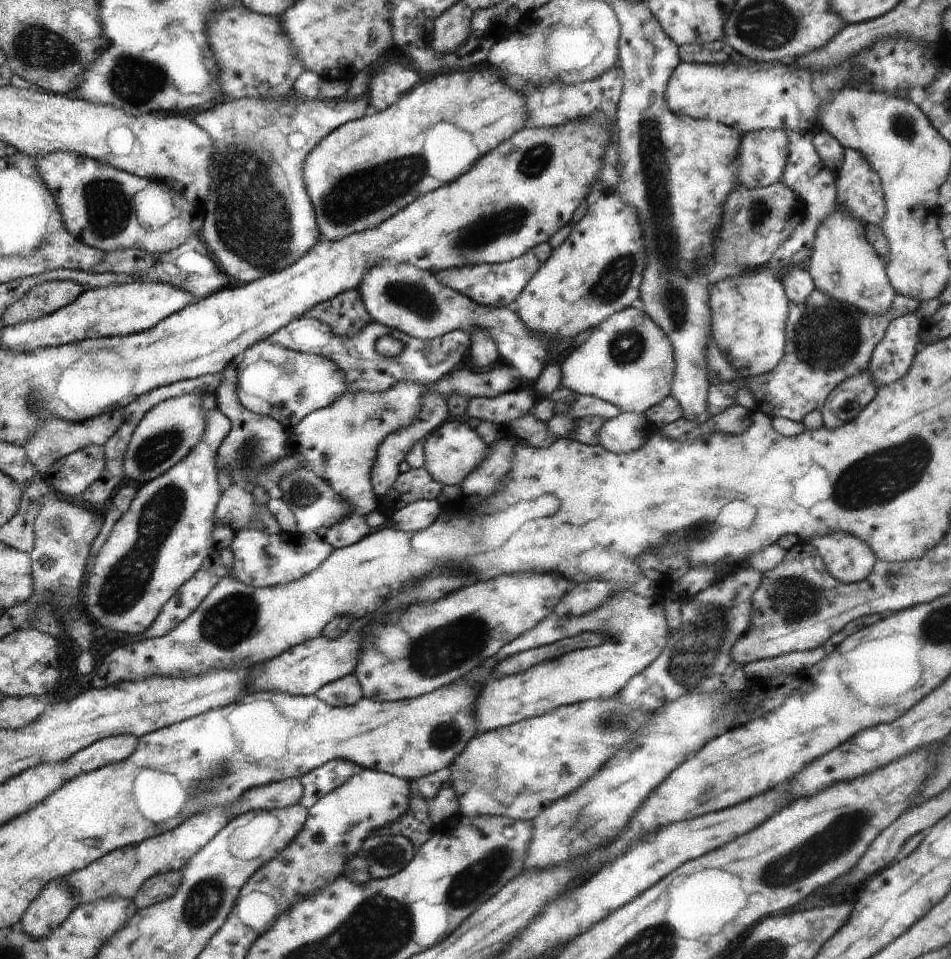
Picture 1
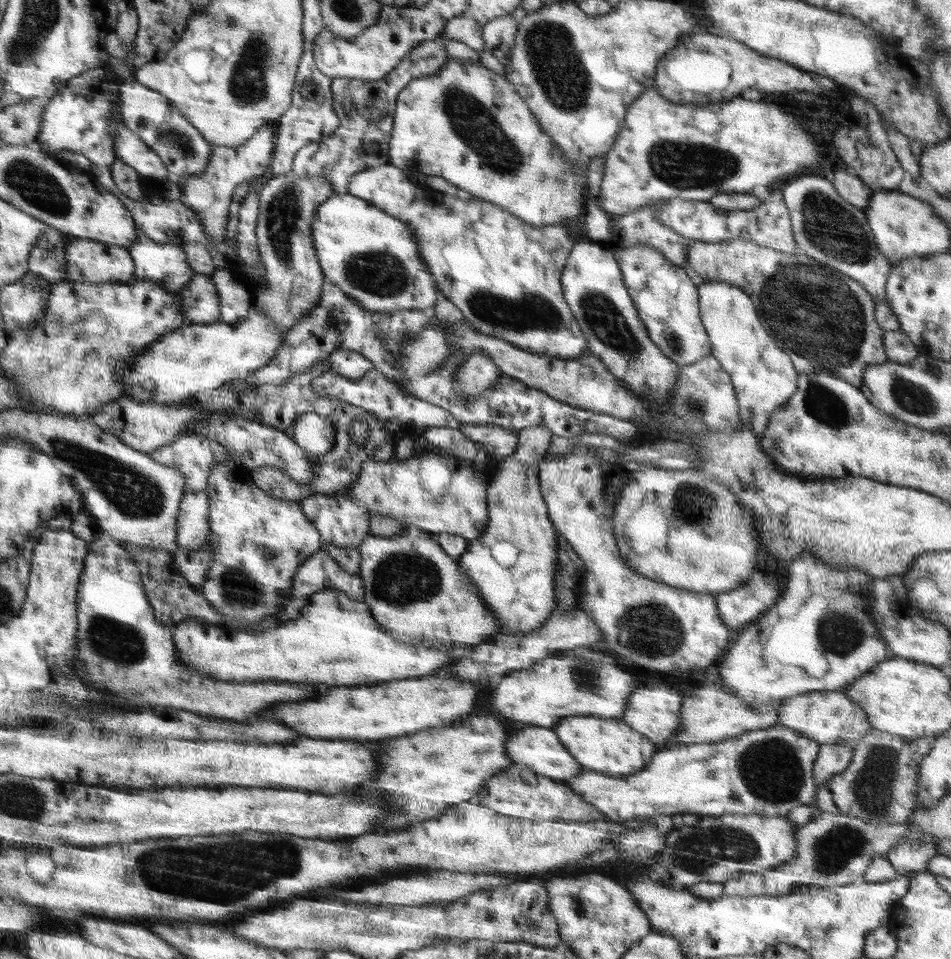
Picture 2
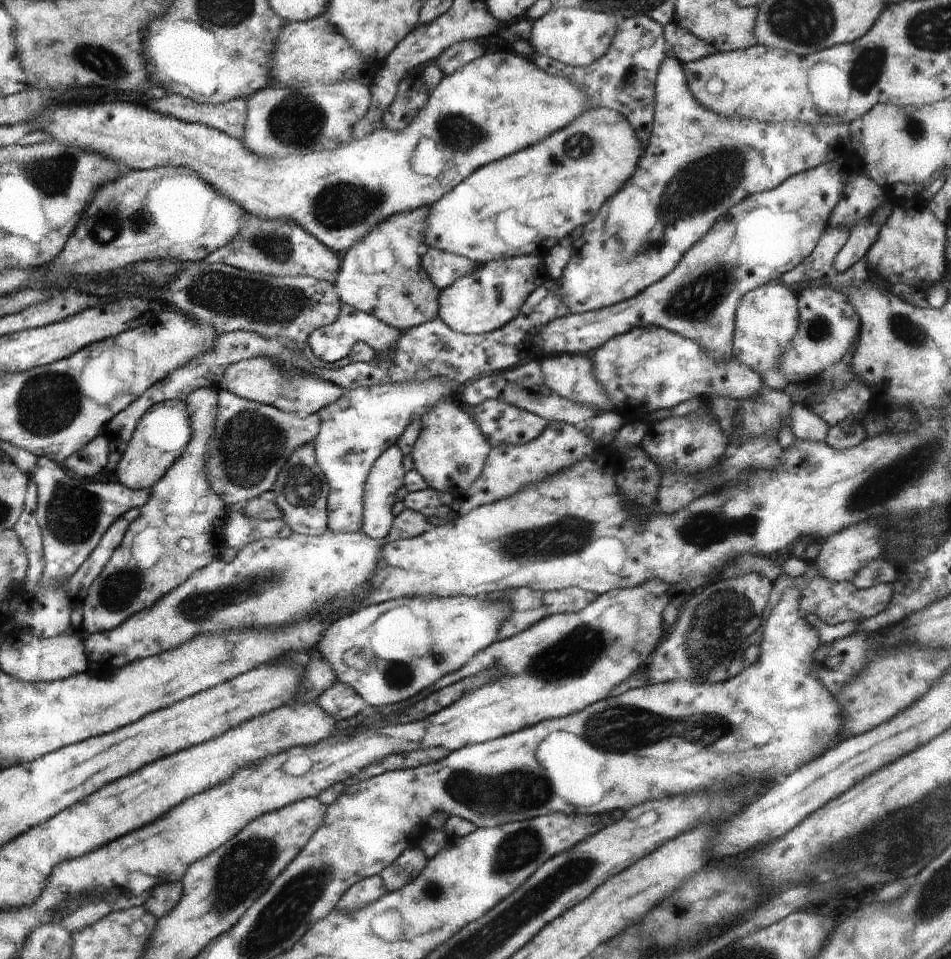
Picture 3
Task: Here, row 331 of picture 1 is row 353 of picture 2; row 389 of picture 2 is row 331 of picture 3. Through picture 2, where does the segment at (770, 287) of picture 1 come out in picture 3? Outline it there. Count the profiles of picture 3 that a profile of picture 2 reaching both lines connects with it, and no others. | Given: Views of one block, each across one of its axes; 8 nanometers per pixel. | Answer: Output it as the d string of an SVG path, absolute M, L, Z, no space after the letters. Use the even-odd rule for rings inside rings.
M777 280L759 286L744 294L736 309L733 356L760 375L765 386L785 390L789 384L780 370L784 348L794 336L799 322L798 298L788 287Z

